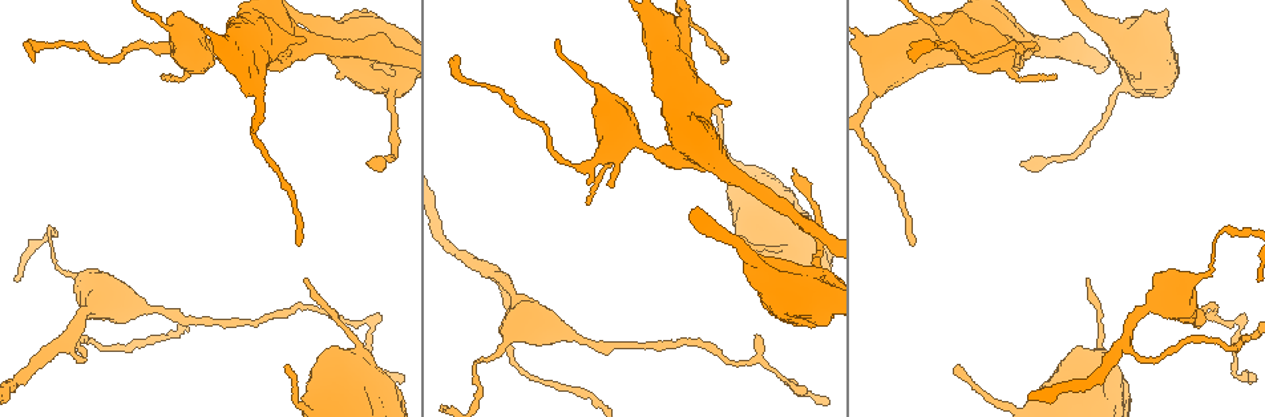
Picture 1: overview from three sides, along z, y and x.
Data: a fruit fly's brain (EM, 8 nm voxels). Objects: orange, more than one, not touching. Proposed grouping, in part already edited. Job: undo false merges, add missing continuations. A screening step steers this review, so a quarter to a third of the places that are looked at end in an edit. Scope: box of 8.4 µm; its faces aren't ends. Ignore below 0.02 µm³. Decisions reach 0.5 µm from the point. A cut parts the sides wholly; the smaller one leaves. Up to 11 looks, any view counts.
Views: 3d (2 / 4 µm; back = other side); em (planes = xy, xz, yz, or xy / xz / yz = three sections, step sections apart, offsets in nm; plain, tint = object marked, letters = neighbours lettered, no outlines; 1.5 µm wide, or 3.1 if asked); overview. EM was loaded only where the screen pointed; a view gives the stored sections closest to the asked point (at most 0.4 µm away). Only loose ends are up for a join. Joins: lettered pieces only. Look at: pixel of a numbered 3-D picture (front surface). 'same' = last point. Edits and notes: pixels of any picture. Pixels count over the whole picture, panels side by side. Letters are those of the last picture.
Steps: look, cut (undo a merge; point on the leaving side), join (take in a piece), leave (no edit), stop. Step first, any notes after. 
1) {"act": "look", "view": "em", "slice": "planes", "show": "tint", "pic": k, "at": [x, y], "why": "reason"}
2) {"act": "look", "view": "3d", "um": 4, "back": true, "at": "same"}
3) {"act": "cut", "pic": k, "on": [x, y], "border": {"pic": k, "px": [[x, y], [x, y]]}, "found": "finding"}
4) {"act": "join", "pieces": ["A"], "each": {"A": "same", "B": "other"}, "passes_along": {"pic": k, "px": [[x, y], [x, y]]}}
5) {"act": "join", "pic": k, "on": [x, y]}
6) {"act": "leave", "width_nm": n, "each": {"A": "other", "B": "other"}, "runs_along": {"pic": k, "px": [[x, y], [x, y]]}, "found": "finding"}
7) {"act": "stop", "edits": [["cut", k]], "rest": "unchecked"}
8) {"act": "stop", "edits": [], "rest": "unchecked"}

{"act": "look", "view": "em", "slice": "xy", "step": 8, "show": "tint", "pic": 1, "at": [1201, 276]}

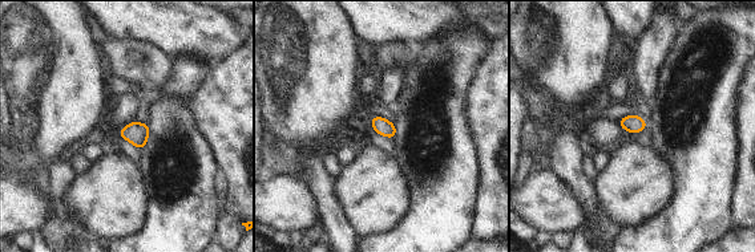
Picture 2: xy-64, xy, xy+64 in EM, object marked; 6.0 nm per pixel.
{"act": "look", "view": "em", "slice": "planes", "show": "tint", "at": "same"}

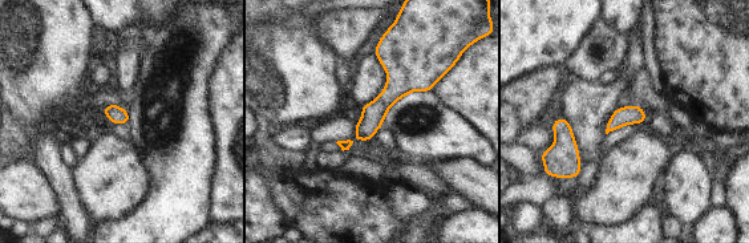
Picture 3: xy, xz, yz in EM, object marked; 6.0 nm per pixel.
{"act": "look", "view": "em", "slice": "planes", "show": "letters", "at": "same"}

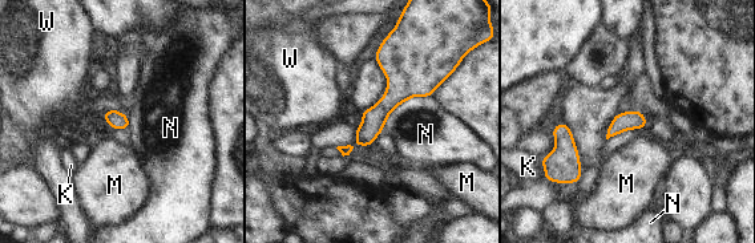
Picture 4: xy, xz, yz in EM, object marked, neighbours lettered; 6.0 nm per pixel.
{"act": "leave", "width_nm": 100, "each": {"K": "other", "M": "other", "N": "other", "W": "other"}, "border": {"pic": 4, "px": [[430, 96], [400, 102], [383, 129]]}, "found": "all the same neuron"}

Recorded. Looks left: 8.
{"act": "look", "view": "em", "slice": "planes", "show": "tint", "pic": 1, "at": [146, 46], "why": "calibre changes"}

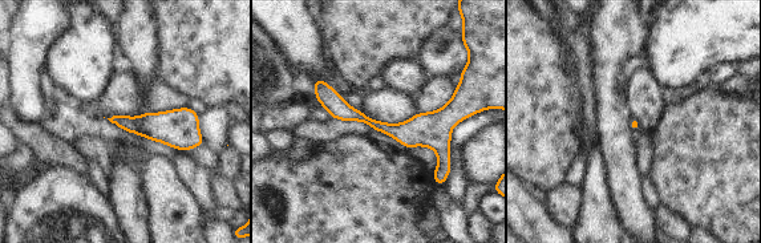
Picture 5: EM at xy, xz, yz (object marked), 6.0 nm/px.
{"act": "look", "view": "em", "slice": "planes", "show": "letters", "at": "same"}

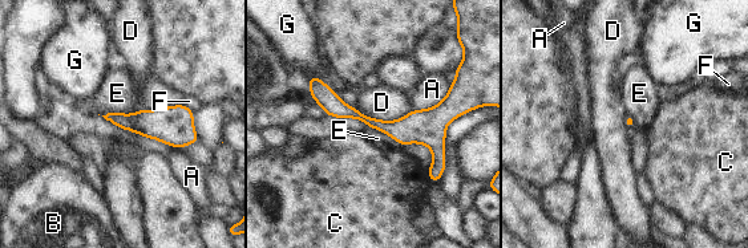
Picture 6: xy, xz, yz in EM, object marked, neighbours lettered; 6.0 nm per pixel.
{"act": "leave", "each": {"A": "other", "B": "other", "C": "other", "D": "other", "E": "other", "F": "other", "G": "other"}, "border": {"pic": 6, "px": [[367, 125], [387, 133], [401, 146]]}, "found": "one neuron here"}

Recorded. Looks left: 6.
{"act": "look", "view": "em", "slice": "yz", "step": 8, "show": "letters", "pic": 1, "at": [35, 54], "why": "tapers out"}

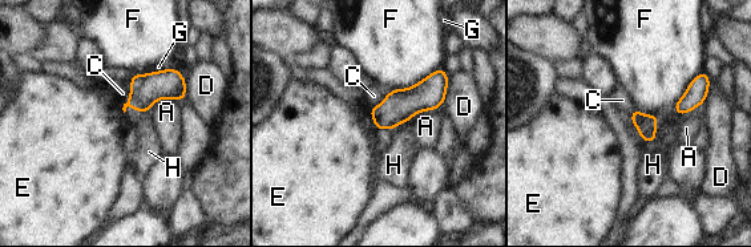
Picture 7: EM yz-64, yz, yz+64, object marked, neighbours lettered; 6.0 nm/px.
{"act": "leave", "longest_contact_nm": ["F", 340], "each": {"A": "other", "C": "other", "D": "other", "E": "other", "F": "other", "G": "other", "H": "other"}, "runs_along": {"pic": 7, "px": [[443, 75], [378, 125]]}, "found": "no lettered piece goes on from it"}

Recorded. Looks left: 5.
{"act": "look", "view": "3d", "um": 4, "pic": 1, "at": [679, 149], "why": "thin neck"}

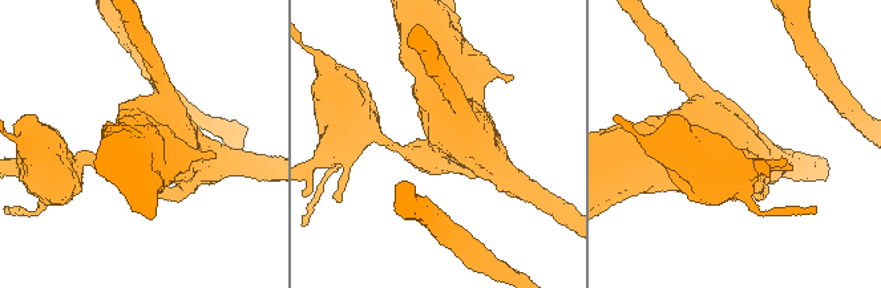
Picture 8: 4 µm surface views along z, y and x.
{"act": "look", "view": "em", "slice": "planes", "show": "plain", "pic": 8, "at": [433, 152]}

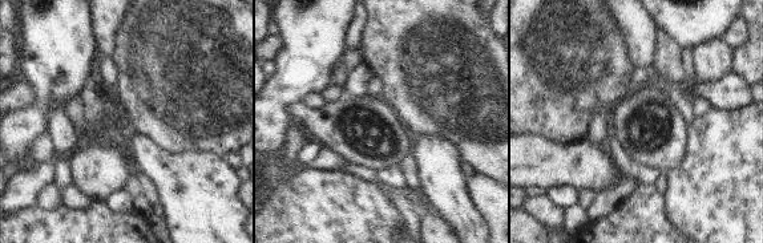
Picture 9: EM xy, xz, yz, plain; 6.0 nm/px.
{"act": "look", "view": "em", "slice": "planes", "show": "letters", "at": "same"}

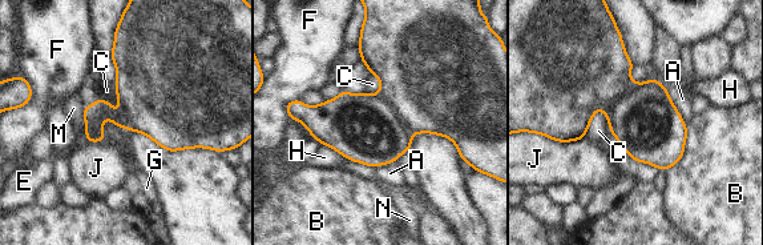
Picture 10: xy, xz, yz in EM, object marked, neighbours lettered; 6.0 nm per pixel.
{"act": "leave", "longest_contact_nm": ["B", 320], "each": {"A": "other", "B": "other", "C": "other", "E": "other", "F": "other", "G": "other", "H": "other", "J": "other", "M": "other", "N": "other"}, "found": "one neuron here"}

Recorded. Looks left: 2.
{"act": "stop", "edits": [], "rest": "unchecked"}

